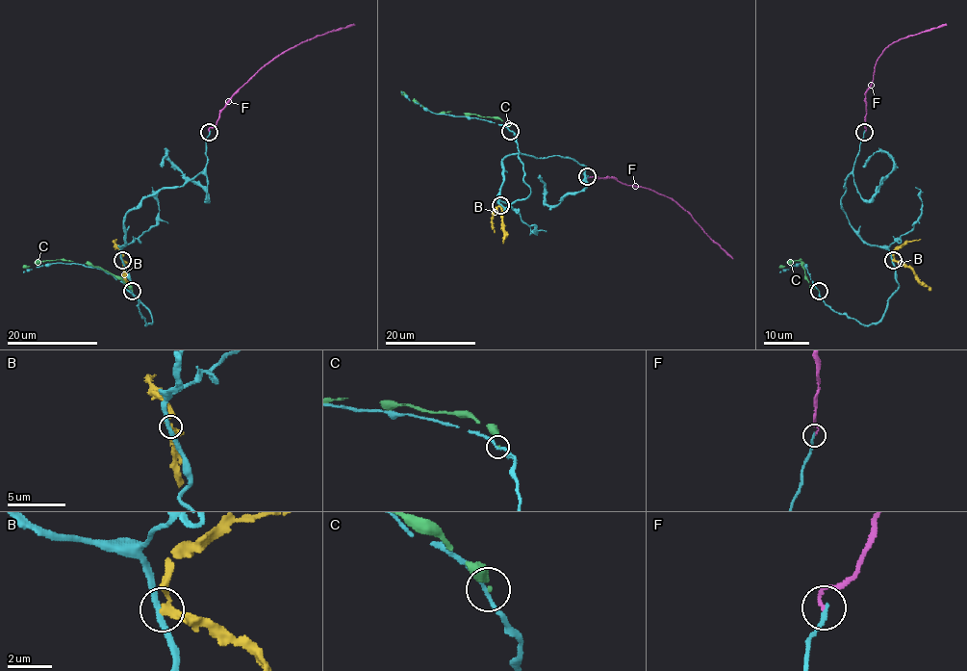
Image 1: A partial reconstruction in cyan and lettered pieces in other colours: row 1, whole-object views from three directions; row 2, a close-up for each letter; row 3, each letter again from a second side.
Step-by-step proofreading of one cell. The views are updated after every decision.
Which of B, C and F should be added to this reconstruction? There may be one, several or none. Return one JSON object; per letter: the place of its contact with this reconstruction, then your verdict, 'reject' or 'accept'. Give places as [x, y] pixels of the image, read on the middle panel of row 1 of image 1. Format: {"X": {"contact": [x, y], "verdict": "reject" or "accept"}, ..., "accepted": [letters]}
{"B": {"contact": [500, 205], "verdict": "reject"}, "C": {"contact": [510, 131], "verdict": "reject"}, "F": {"contact": [587, 176], "verdict": "accept"}, "accepted": ["F"]}

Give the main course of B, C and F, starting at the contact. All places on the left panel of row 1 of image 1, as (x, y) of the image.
B: (122, 260), (125, 291)
C: (132, 291), (121, 279), (87, 264), (57, 259), (36, 261), (23, 267)
F: (210, 131), (216, 123), (219, 111), (267, 64), (303, 41), (354, 25)

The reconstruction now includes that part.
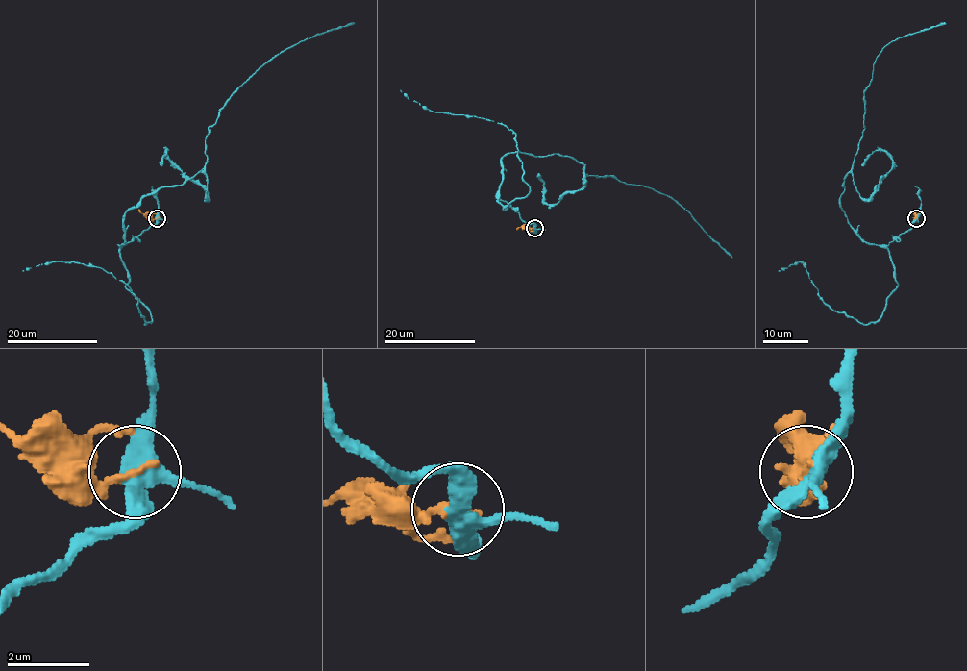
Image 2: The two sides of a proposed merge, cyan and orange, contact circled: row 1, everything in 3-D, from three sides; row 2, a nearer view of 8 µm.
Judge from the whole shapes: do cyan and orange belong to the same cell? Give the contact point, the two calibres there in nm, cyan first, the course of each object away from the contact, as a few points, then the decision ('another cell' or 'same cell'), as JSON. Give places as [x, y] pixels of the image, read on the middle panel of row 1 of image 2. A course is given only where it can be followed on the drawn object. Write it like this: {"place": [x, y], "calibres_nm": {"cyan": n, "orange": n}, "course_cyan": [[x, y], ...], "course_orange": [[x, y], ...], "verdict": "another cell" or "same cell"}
{"place": [534, 228], "calibres_nm": {"cyan": 360, "orange": 170}, "course_cyan": [[534, 227], [501, 199], [501, 160], [508, 154], [571, 156], [586, 176], [654, 188], [679, 203], [731, 257]], "course_orange": [[534, 227], [520, 226], [516, 230]], "verdict": "another cell"}

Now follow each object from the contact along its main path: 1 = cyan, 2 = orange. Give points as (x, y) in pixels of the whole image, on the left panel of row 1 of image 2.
1: (157, 218), (122, 245), (130, 210), (206, 162), (209, 128), (237, 89), (301, 41), (354, 23)
2: (157, 218), (147, 218), (138, 210)

